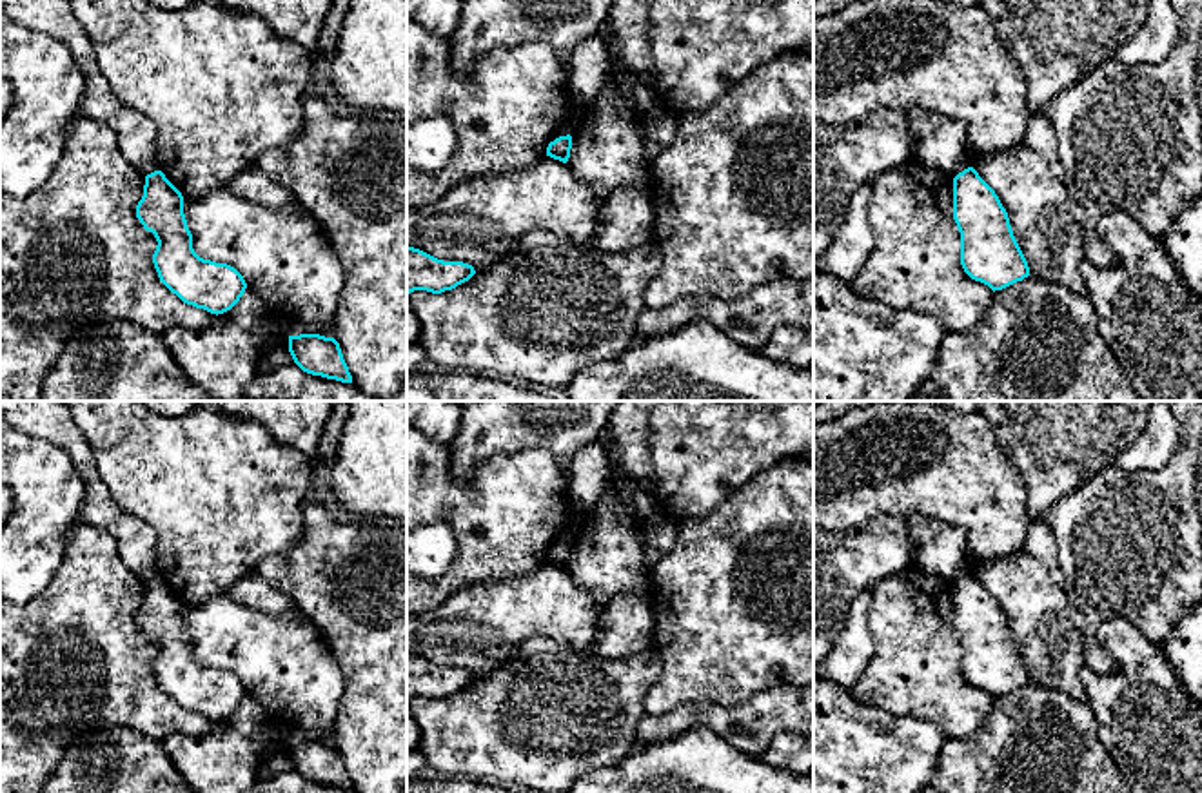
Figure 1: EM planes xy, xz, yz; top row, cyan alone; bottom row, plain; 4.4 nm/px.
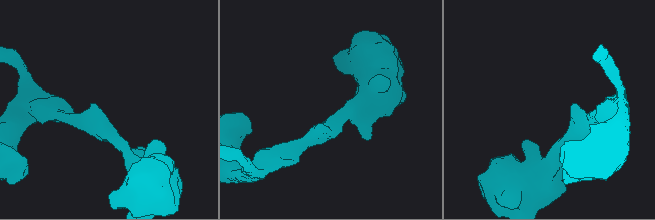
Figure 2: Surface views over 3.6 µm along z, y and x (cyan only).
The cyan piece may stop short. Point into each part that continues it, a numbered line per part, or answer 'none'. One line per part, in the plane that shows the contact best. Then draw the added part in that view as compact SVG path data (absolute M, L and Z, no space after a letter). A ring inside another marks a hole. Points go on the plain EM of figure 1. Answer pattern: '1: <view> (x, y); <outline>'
none

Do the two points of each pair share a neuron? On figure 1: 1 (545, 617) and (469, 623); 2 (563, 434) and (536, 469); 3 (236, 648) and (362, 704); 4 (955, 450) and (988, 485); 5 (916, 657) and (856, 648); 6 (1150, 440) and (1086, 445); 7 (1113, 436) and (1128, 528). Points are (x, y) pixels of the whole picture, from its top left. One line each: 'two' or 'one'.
1: one
2: two
3: two
4: one
5: two
6: two
7: two

